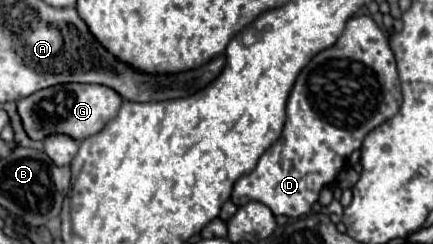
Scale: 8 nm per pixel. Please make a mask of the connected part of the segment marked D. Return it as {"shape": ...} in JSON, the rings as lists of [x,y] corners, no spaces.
{"shape":[[[351,16],[345,24],[343,34],[339,40],[313,56],[309,64],[299,72],[291,94],[287,98],[287,120],[283,136],[259,158],[253,172],[245,174],[237,184],[233,186],[231,200],[237,208],[241,204],[249,204],[253,200],[263,202],[275,216],[305,216],[311,206],[317,202],[319,192],[333,184],[341,168],[345,166],[347,158],[361,148],[363,138],[367,132],[389,120],[399,112],[403,104],[403,94],[397,78],[395,68],[395,54],[389,46],[389,38],[385,32],[375,24],[371,16]]]}

